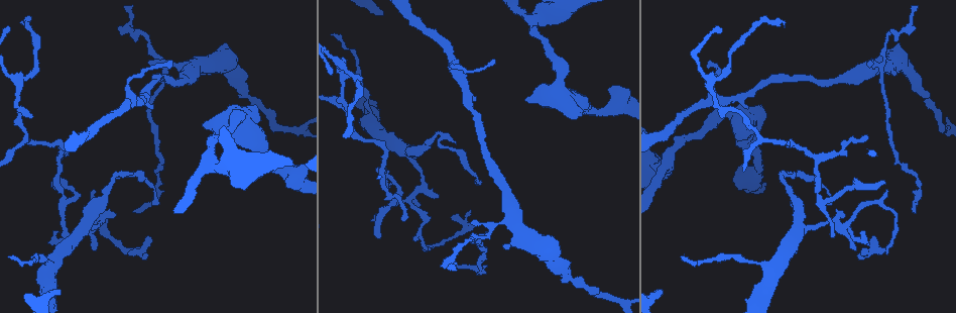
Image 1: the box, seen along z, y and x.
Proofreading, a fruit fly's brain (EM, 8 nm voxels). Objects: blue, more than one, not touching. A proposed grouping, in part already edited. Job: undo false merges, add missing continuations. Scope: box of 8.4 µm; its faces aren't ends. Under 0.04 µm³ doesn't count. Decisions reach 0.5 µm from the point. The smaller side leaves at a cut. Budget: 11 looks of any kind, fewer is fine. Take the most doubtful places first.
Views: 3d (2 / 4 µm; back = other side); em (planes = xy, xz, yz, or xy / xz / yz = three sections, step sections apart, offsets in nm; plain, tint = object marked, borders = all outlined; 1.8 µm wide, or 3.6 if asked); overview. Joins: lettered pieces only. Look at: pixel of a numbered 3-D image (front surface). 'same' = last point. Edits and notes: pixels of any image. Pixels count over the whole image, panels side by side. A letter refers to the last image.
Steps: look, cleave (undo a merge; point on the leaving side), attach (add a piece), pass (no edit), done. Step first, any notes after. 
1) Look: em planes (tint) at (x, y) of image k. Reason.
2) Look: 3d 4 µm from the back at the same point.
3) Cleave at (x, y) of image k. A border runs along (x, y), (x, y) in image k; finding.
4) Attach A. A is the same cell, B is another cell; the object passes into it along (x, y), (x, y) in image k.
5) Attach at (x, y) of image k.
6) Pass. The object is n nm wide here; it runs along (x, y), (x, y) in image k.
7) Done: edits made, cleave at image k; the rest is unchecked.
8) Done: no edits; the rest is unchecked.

Look: 3d 2 µm at (409, 197) of image 1. Sharp bend.

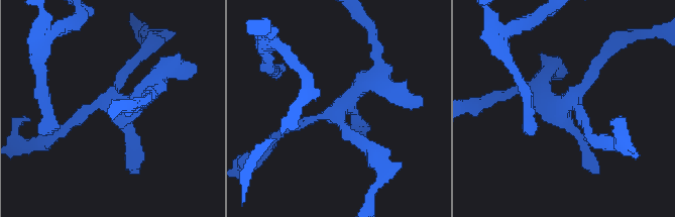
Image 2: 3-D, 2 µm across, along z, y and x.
Look: em xz step 16 (borders) at (340, 103) of image 2. Now the EM.

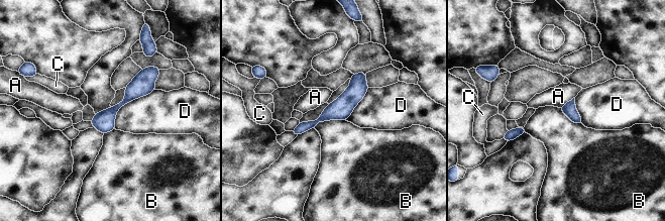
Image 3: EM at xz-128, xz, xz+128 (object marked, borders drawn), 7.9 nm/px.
Look: em planes (borders) at the same point.

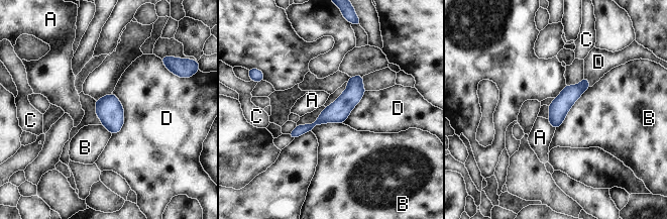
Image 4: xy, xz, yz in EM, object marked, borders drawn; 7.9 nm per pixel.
Pass. A, B, C and D are other cells; a border runs along (589, 87), (556, 128) in image 4; all the same cell.

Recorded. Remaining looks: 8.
Look: 3d 4 µm at (379, 236) of image 1. Thin end.

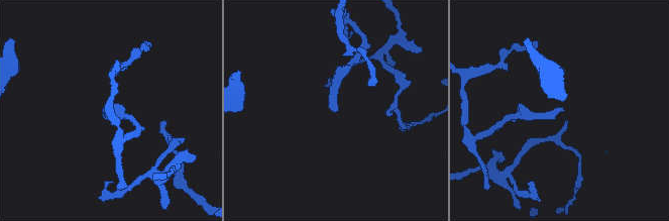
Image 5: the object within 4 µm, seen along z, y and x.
Look: em planes (borders) at (336, 111) of image 5. Need the tissue.

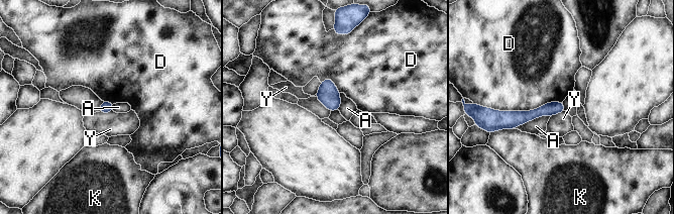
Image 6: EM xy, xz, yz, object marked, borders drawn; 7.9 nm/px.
Pass. The longest contact is with D, 550 nm; A, D, K and Y are other cells; no lettered piece goes on from it.

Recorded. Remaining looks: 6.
Look: 3d 4 µm from the back at (212, 161) of image 1. Small branch off a trunk.

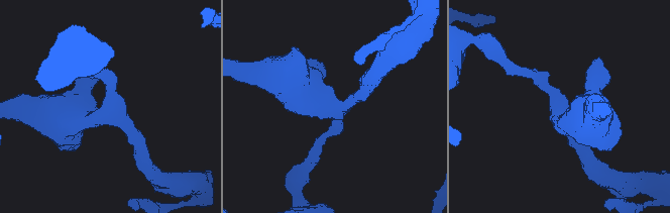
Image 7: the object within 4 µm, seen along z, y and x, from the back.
Look: em planes (borders) at (336, 108) of image 7. 3 arms meet here; the arms are 180, 240, 600 nm wide.

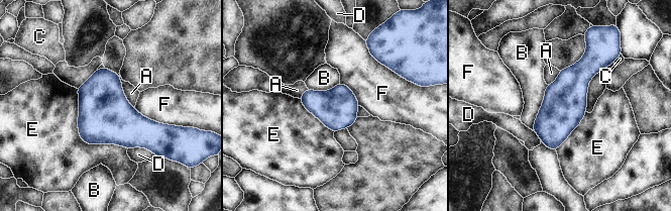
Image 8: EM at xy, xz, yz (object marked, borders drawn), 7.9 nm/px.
Pass. The object is 320 nm wide here; A, B, C, D, E and F are other cells; a border runs along (548, 85), (533, 130) in image 8; one cell here.

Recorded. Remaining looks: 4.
Look: em planes (tint) at (21, 22) of image 1. An open end.

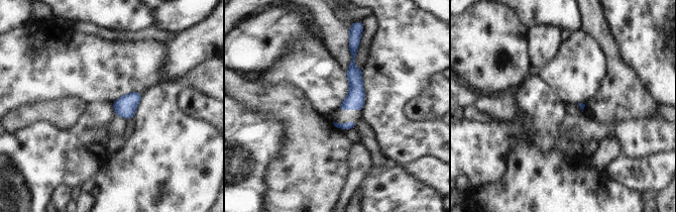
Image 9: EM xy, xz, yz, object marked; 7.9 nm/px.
Look: em planes (borders) at the same point. What lies round it.

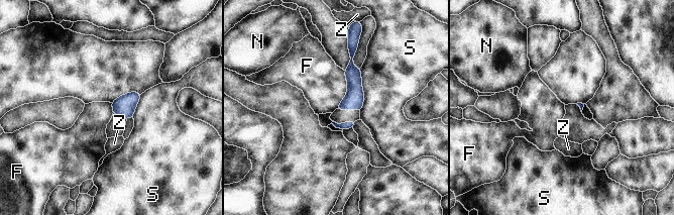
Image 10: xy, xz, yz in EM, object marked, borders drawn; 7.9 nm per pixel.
Pass. F, N, S and Z are other cells; it runs along (351, 47), (353, 95), (341, 107) in image 10; no lettered piece goes on from it.

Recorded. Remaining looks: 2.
Done: no edits; the rest is unchecked.

